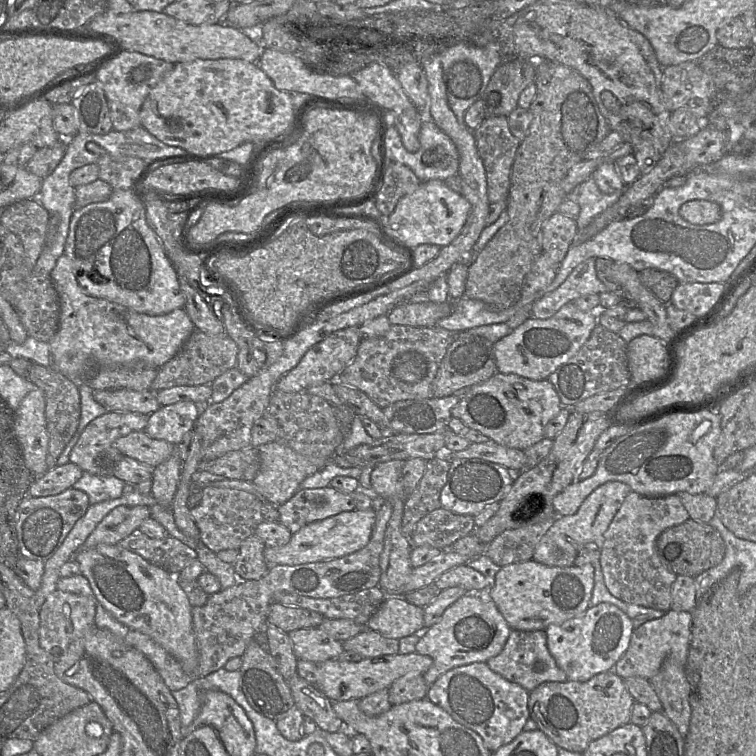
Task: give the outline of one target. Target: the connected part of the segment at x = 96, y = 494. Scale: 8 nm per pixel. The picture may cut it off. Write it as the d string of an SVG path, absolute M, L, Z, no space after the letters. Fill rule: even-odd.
M85 471L72 486L88 495L90 505L121 497L124 487L125 482L113 475L99 476Z

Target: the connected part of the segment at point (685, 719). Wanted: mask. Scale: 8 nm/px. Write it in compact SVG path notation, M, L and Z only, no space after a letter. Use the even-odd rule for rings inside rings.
M667 657L649 681L662 703L662 712L685 737L691 717L686 665L681 664L674 657Z

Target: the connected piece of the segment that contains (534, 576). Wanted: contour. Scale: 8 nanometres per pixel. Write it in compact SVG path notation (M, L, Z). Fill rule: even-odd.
M534 559L501 567L494 586L487 596L494 602L511 629L545 630L551 624L561 624L582 615L590 607L594 586L594 567L547 566Z

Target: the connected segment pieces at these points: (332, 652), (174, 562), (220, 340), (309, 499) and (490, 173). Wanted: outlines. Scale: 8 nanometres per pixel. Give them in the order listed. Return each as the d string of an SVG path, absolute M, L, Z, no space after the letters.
M320 627L303 628L288 633L296 658L320 664L344 651L342 642L335 640Z
M133 532L118 544L173 575L178 575L197 559L194 549L170 535L163 539L154 539L141 532Z
M195 329L177 354L157 369L156 378L150 389L156 392L175 386L211 384L218 376L236 367L237 353L236 343L227 335L212 336Z
M332 486L299 489L288 501L277 506L279 521L292 534L302 527L341 512L353 511L353 494L343 493Z
M507 116L487 117L473 131L482 159L490 203L507 200L511 170L521 141L511 133Z

